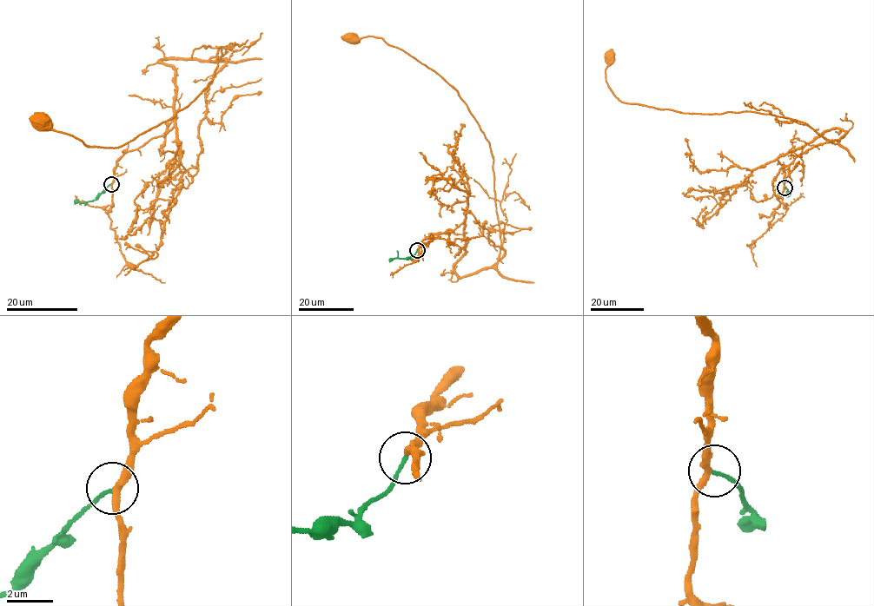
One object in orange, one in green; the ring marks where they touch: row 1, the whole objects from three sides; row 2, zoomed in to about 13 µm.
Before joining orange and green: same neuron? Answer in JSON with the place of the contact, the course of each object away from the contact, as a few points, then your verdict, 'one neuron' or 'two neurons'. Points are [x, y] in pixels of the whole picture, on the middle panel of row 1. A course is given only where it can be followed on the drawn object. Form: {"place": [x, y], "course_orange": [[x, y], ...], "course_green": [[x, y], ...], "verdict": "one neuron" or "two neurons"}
{"place": [417, 250], "course_orange": [[417, 249], [464, 221], [453, 271], [471, 275], [497, 261], [491, 148], [435, 72], [381, 38], [352, 38]], "course_green": [[417, 249], [406, 259], [393, 258], [389, 262]], "verdict": "one neuron"}

